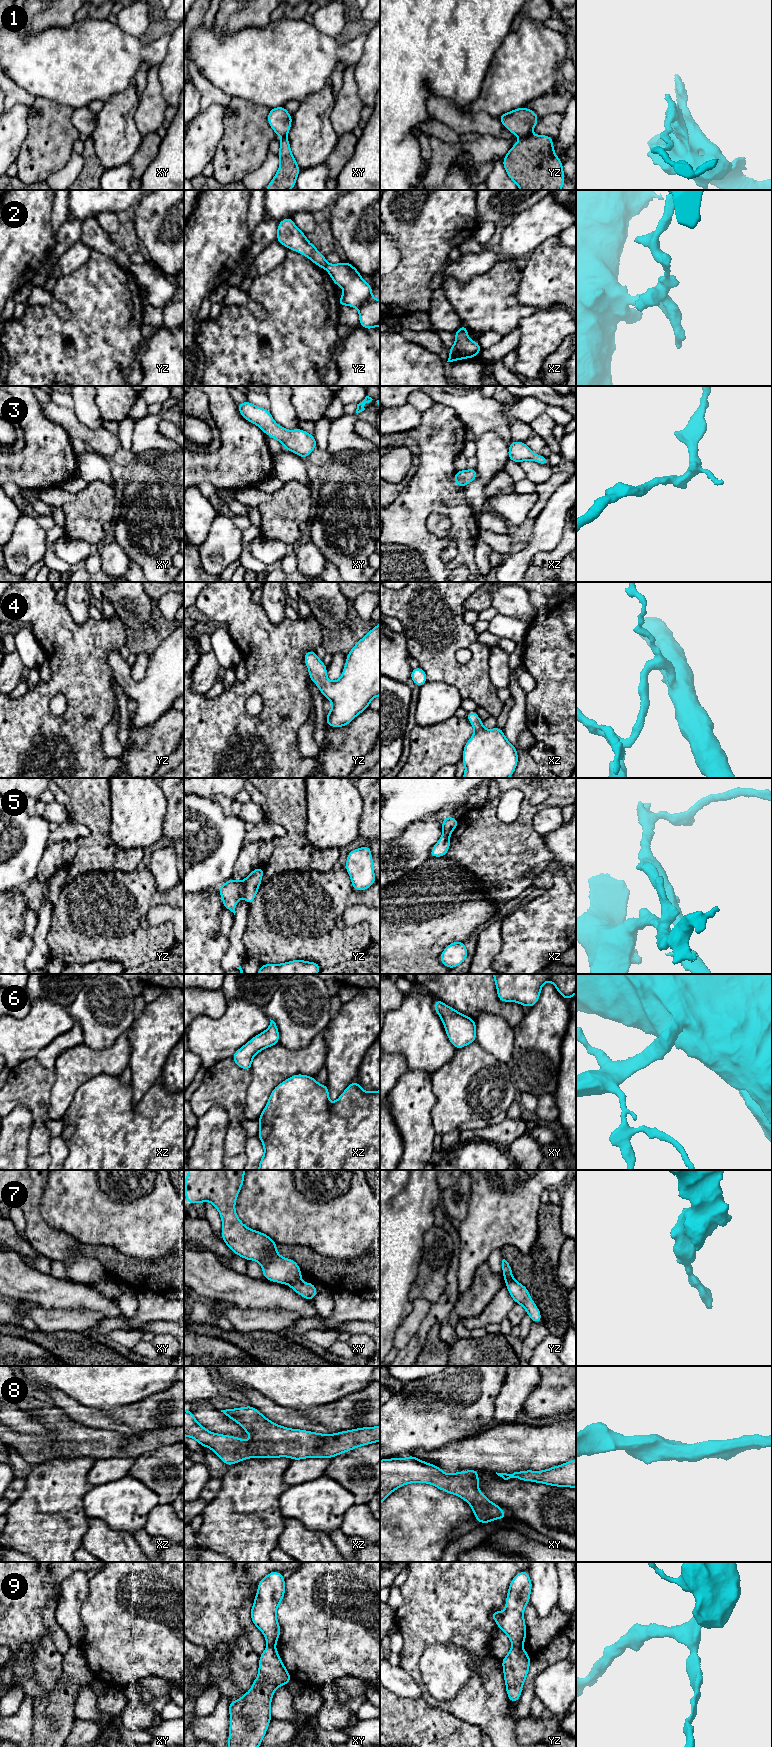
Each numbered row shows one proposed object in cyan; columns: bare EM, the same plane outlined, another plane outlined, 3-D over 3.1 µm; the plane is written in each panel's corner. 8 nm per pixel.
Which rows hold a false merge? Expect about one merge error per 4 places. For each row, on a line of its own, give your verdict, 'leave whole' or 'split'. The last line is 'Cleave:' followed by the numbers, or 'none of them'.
1: split
2: split
3: leave whole
4: leave whole
5: split
6: leave whole
7: split
8: leave whole
9: split
Cleave: 1, 2, 5, 7, 9

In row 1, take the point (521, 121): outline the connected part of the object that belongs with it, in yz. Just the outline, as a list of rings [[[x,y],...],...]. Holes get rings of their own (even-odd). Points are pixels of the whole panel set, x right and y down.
[[[516,108],[498,117],[512,134],[527,137],[535,128],[539,117],[530,108]]]

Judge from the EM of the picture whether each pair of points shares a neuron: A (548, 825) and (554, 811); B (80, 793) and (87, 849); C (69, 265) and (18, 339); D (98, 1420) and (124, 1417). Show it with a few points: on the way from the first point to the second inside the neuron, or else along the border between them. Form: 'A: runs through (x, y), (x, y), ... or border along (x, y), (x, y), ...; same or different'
A: runs through (548, 822), (553, 814); same
B: runs through (91, 807), (95, 812), (95, 835); same
C: border along (82, 265), (70, 273), (57, 278); different
D: runs through (104, 1419), (118, 1419); same

